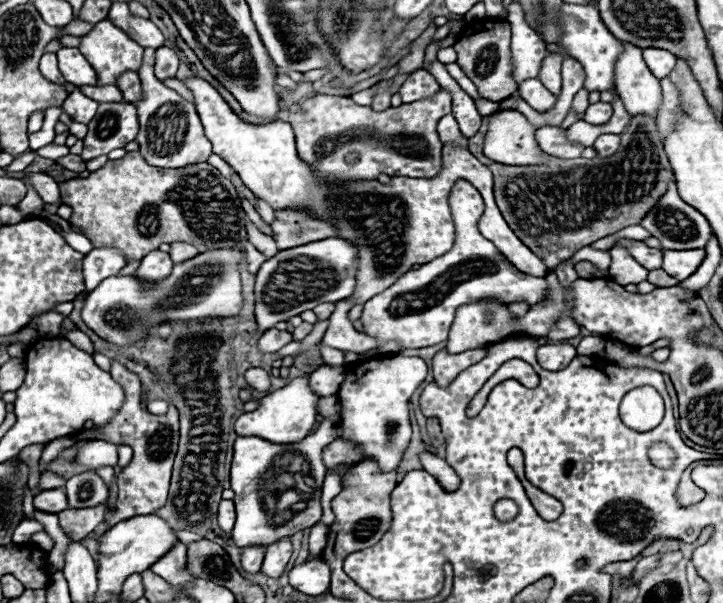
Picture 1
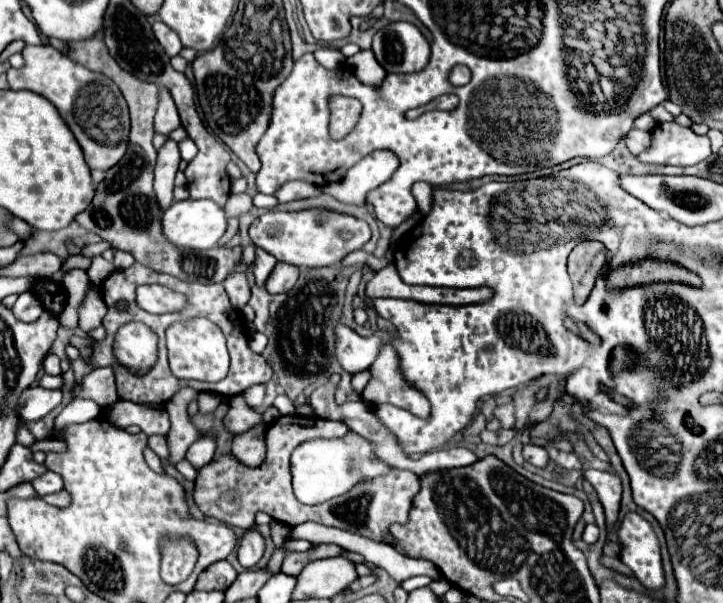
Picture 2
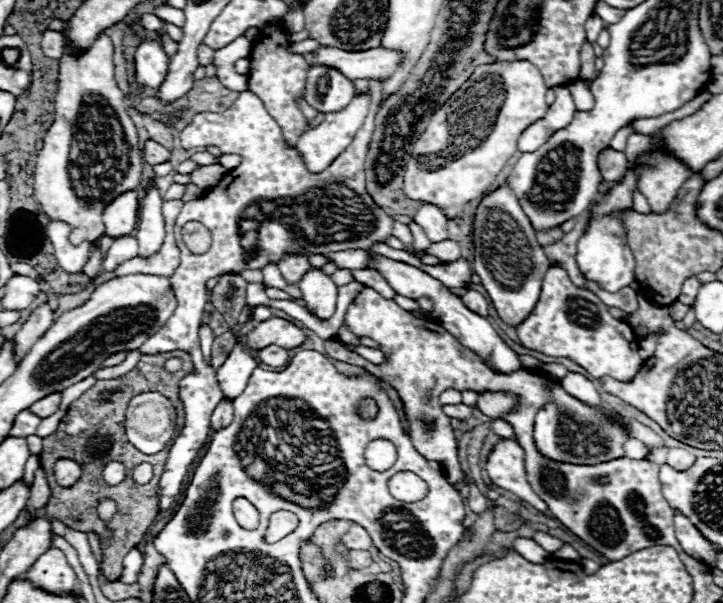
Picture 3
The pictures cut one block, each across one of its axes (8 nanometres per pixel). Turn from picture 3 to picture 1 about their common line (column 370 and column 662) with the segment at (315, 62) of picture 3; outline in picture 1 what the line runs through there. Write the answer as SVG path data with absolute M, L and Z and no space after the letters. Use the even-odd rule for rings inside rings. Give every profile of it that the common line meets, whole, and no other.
M644 48L644 62L648 64L650 72L662 80L668 76L668 72L672 72L672 68L676 66L676 56L672 52L664 52L662 48Z

